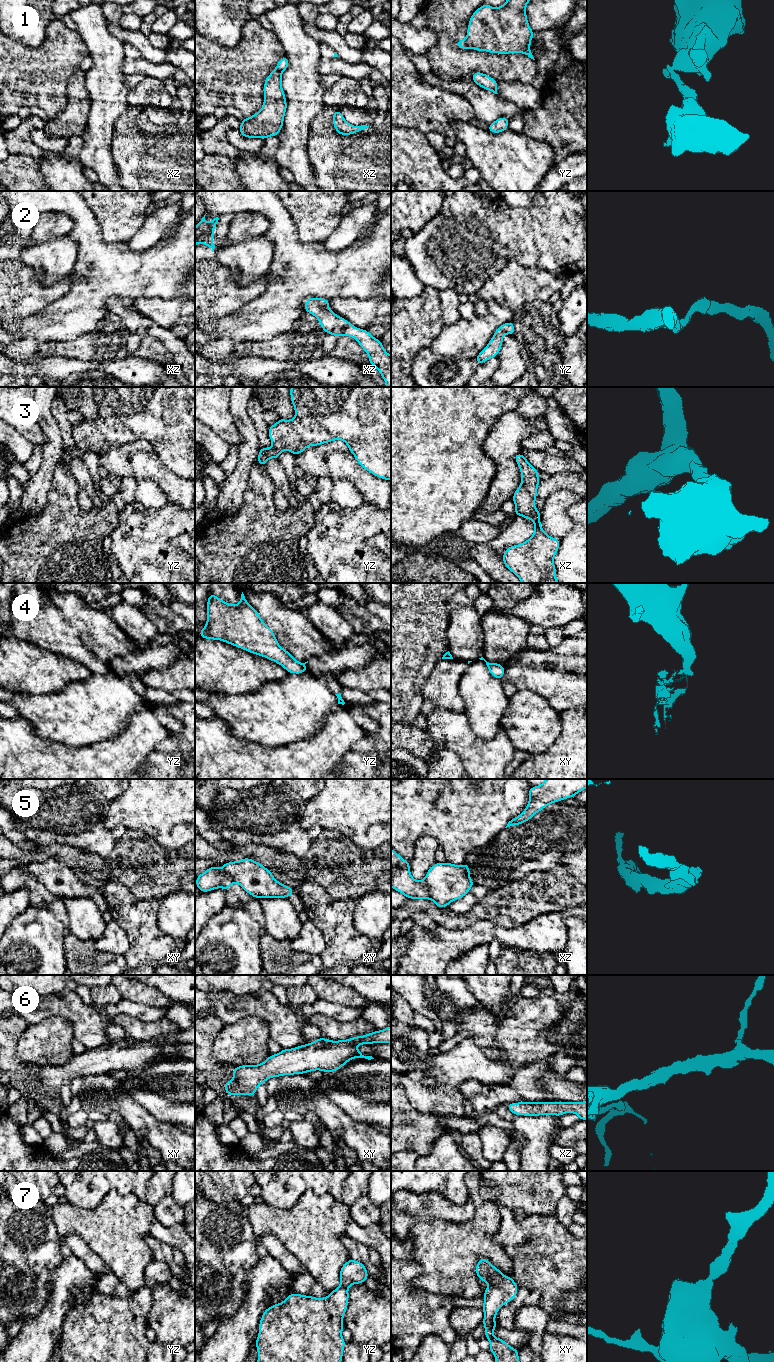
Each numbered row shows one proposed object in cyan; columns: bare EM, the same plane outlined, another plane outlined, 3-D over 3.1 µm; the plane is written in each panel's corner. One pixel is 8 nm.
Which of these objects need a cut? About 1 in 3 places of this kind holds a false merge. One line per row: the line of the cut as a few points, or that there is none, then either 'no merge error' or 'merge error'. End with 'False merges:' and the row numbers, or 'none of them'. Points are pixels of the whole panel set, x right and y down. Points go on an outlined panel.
1: cut yz (463, 40), (467, 47); merge error
2: cut none; no merge error
3: cut none; no merge error
4: cut yz (302, 664), (305, 670); merge error
5: cut xz (423, 880), (427, 886), (428, 898); merge error
6: cut none; no merge error
7: cut none; no merge error
False merges: 1, 4, 5

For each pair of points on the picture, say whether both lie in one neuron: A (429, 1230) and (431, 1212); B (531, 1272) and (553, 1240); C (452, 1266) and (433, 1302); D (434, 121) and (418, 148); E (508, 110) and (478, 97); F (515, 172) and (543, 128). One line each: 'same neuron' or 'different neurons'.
A: different neurons
B: same neuron
C: different neurons
D: different neurons
E: same neuron
F: different neurons

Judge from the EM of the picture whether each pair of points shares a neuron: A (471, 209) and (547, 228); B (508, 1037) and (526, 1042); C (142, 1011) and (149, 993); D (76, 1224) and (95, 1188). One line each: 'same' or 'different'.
A: same
B: same
C: different
D: different

